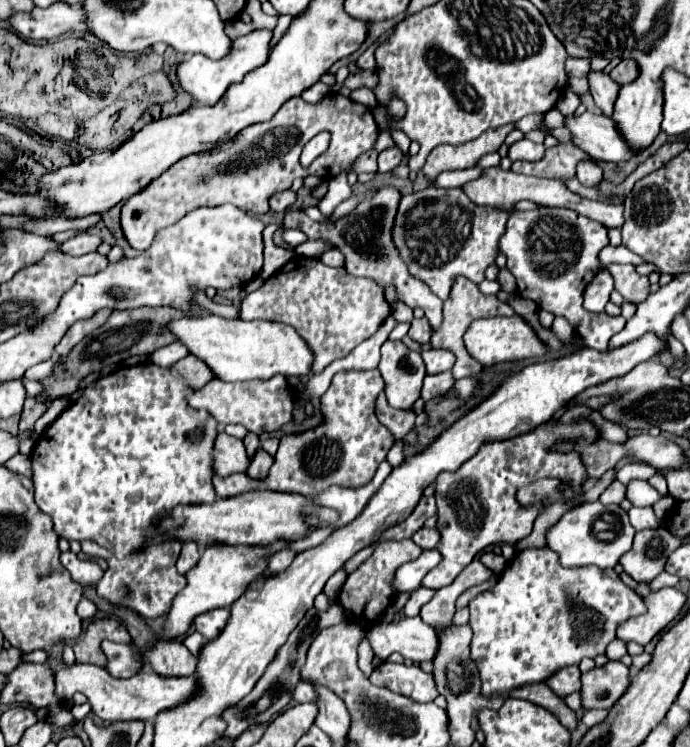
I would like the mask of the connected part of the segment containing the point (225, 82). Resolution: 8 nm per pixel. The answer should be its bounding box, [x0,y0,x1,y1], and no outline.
[176,30,272,106]

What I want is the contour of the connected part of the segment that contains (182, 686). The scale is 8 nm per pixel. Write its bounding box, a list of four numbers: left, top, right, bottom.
[50,662,196,722]

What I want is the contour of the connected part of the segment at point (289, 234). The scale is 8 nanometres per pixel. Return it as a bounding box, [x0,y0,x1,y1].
[284,230,308,248]

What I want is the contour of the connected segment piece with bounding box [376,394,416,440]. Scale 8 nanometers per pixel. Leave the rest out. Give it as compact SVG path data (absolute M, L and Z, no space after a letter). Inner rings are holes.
M380 394L376 400L376 414L380 418L380 422L398 438L402 440L412 428L414 428L414 420L416 414L412 410L396 410L388 404L386 396Z

